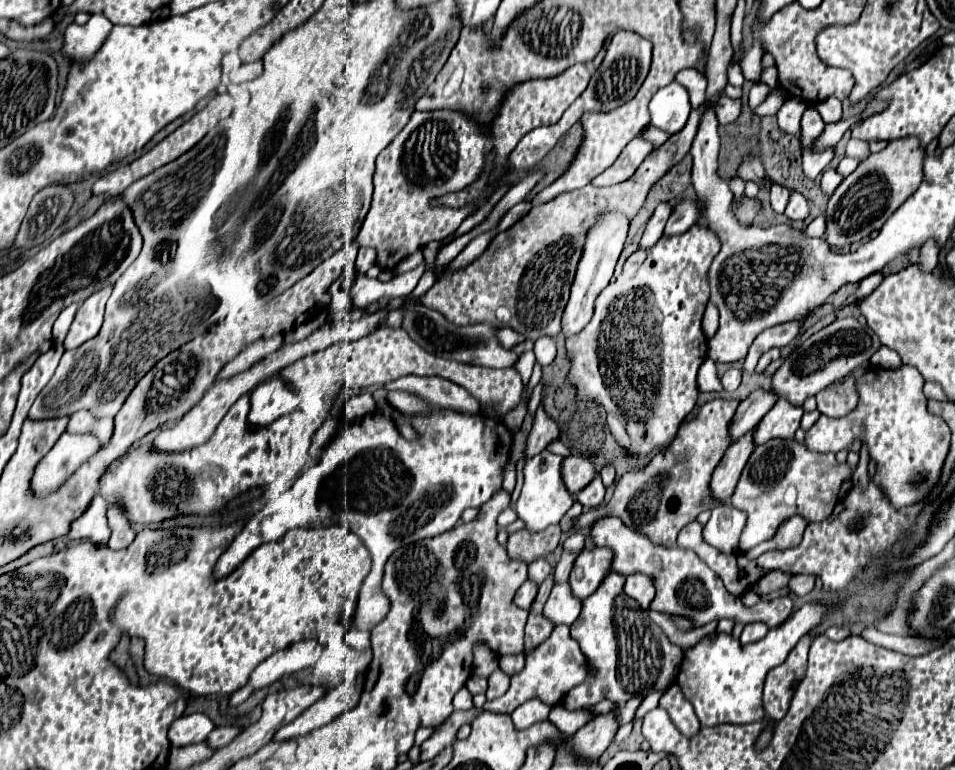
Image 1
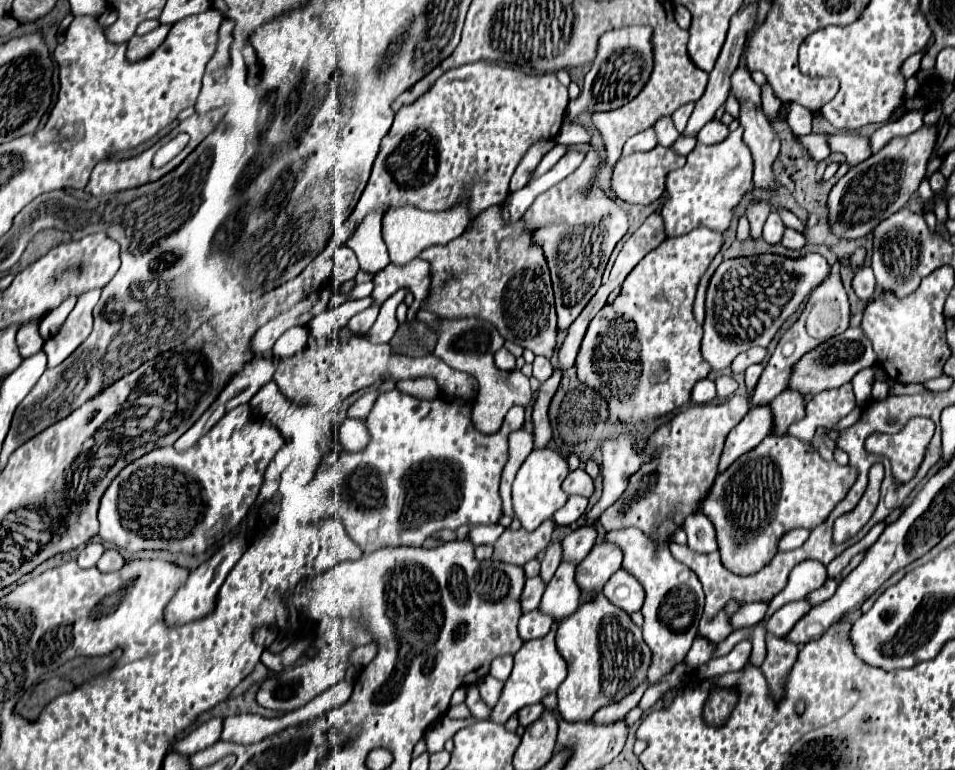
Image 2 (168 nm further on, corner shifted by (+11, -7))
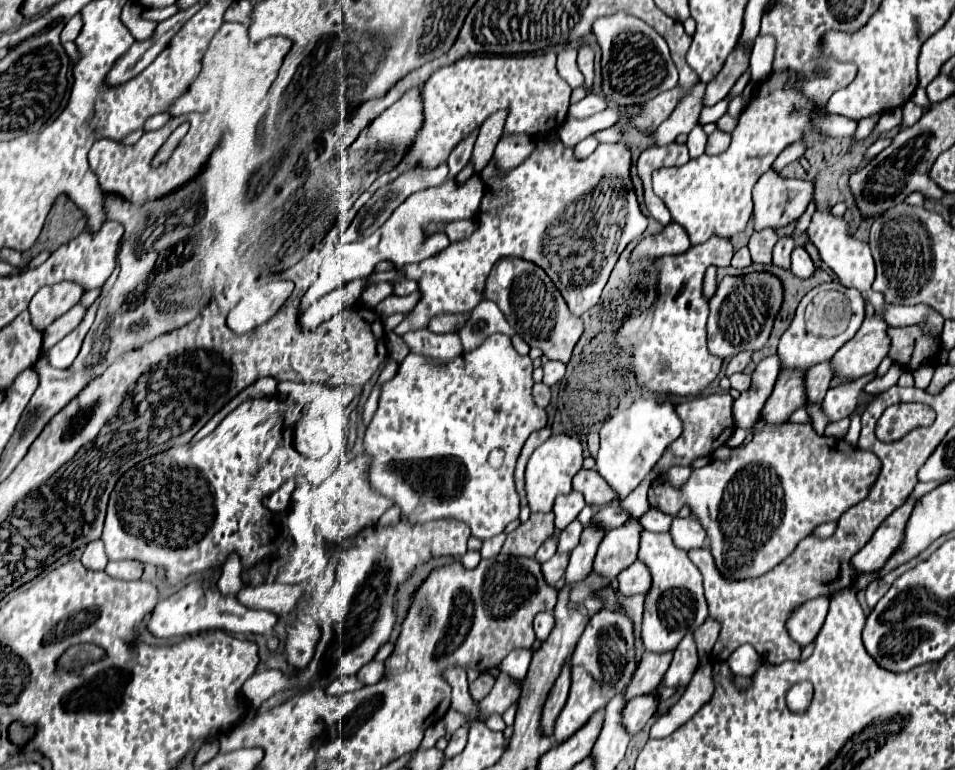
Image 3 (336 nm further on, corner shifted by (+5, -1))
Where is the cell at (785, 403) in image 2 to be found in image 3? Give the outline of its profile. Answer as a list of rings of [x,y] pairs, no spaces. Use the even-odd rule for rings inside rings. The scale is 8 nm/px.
[[[831,362],[815,364],[805,374],[805,386],[807,386],[807,400],[809,402],[821,402],[825,398],[825,392],[829,390],[829,382],[835,378],[835,370],[831,368]]]

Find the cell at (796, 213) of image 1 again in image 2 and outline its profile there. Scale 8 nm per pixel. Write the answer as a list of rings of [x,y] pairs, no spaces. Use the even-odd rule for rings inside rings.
[[[785,228],[785,234],[783,234],[783,240],[781,240],[787,248],[793,248],[793,250],[797,250],[797,248],[801,248],[803,244],[805,244],[805,236],[801,234],[801,232],[797,232],[795,228]]]

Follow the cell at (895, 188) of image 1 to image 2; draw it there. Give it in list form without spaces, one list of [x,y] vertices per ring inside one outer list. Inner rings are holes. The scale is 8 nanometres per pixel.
[[[923,126],[905,138],[891,140],[885,148],[881,148],[881,152],[853,166],[831,188],[831,194],[827,198],[827,214],[829,214],[827,222],[831,234],[845,240],[865,238],[881,220],[901,210],[919,188],[919,180],[925,174],[925,164],[931,158],[935,140],[937,130]]]

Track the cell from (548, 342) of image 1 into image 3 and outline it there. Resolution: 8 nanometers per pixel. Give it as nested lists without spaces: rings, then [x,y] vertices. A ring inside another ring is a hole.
[[[549,360],[547,364],[543,364],[543,384],[553,386],[555,382],[563,378],[563,374],[565,374],[565,364],[555,362],[555,360]]]

